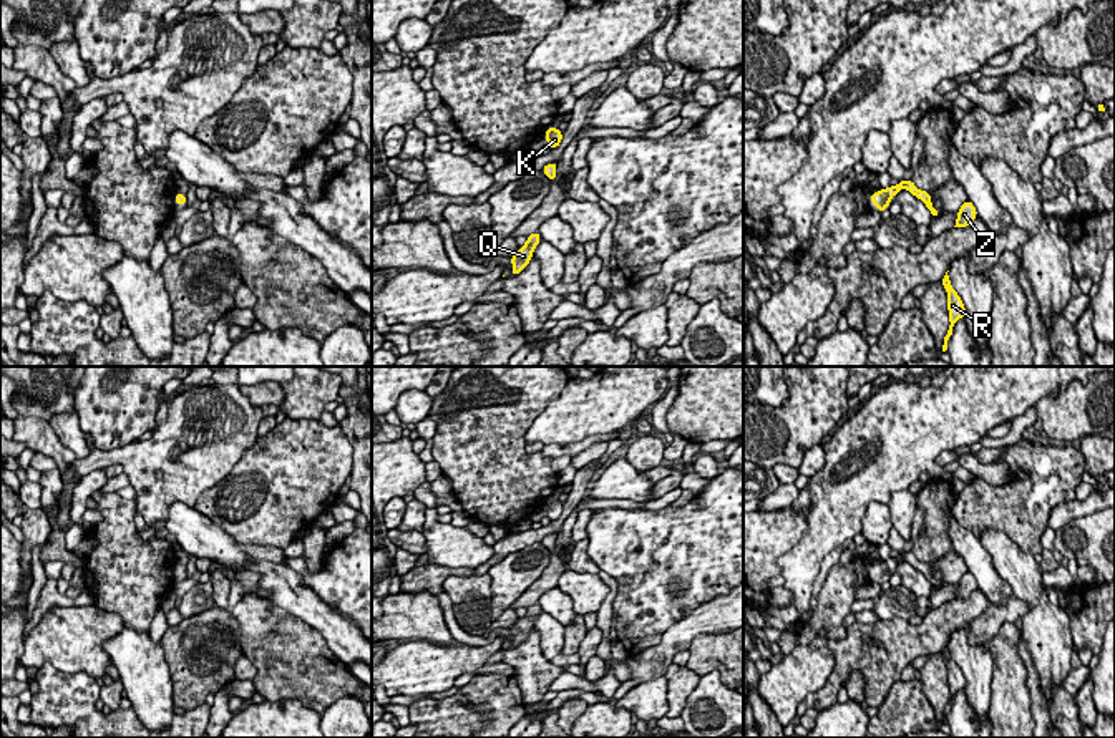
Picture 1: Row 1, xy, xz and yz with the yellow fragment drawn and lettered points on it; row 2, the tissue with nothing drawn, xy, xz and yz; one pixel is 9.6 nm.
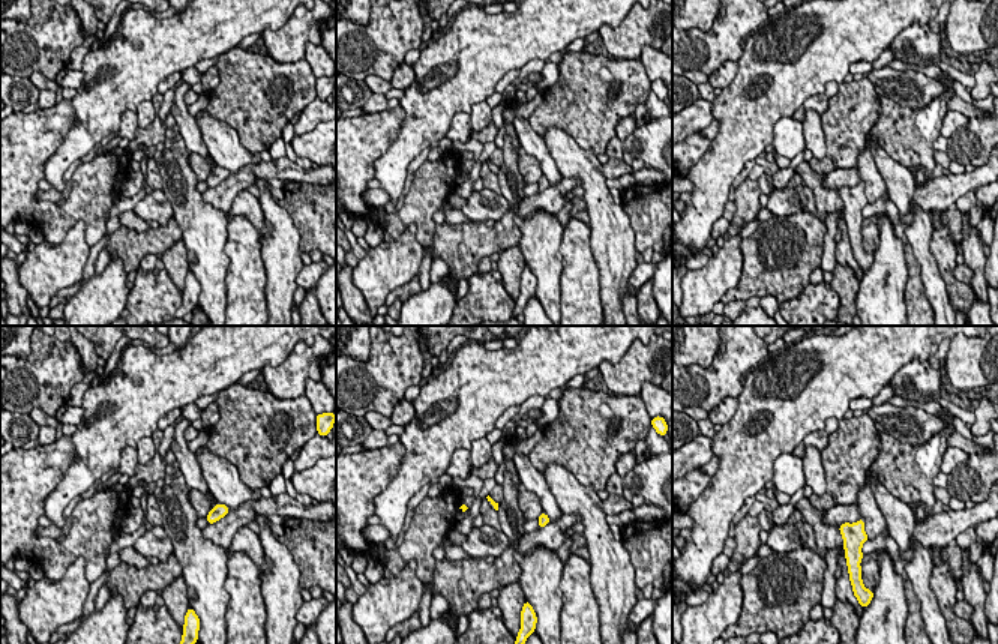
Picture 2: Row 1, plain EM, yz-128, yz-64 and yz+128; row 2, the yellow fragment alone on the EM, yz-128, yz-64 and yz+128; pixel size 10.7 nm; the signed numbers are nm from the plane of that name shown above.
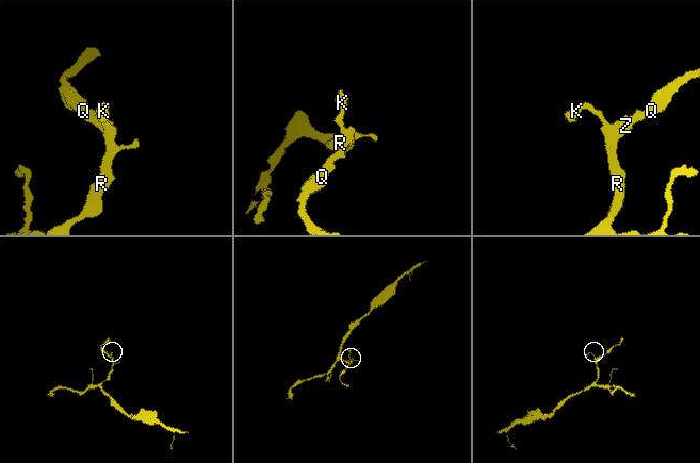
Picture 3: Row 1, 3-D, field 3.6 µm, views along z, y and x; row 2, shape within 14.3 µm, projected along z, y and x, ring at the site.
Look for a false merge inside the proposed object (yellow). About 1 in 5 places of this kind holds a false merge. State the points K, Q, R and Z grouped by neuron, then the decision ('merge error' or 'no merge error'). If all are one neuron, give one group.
groups K Q R Z; no merge error

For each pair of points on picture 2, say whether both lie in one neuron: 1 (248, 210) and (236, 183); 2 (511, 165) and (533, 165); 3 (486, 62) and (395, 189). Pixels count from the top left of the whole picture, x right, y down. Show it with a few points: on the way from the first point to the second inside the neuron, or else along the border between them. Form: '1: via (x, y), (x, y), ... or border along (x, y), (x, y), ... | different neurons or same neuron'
1: border along (246, 188), (236, 195), (227, 210) | different neurons
2: border along (518, 152), (518, 170), (529, 183) | different neurons
3: via (453, 92), (428, 117), (398, 156) | same neuron

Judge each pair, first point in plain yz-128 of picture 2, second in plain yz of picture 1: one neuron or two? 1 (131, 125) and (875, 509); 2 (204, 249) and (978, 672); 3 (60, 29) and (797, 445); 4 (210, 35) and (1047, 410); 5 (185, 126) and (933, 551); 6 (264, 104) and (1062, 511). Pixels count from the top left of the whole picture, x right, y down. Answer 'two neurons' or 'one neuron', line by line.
1: one neuron
2: one neuron
3: one neuron
4: two neurons
5: two neurons
6: two neurons

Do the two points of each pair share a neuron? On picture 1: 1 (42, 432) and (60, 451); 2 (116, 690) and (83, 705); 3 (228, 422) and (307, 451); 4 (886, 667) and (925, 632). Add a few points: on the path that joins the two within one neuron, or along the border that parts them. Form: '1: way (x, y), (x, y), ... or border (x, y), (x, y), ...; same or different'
1: way (45, 436), (55, 446); same
2: border (102, 687), (98, 697); different
3: border (259, 436), (234, 468); different
4: way (896, 657), (915, 640); same

